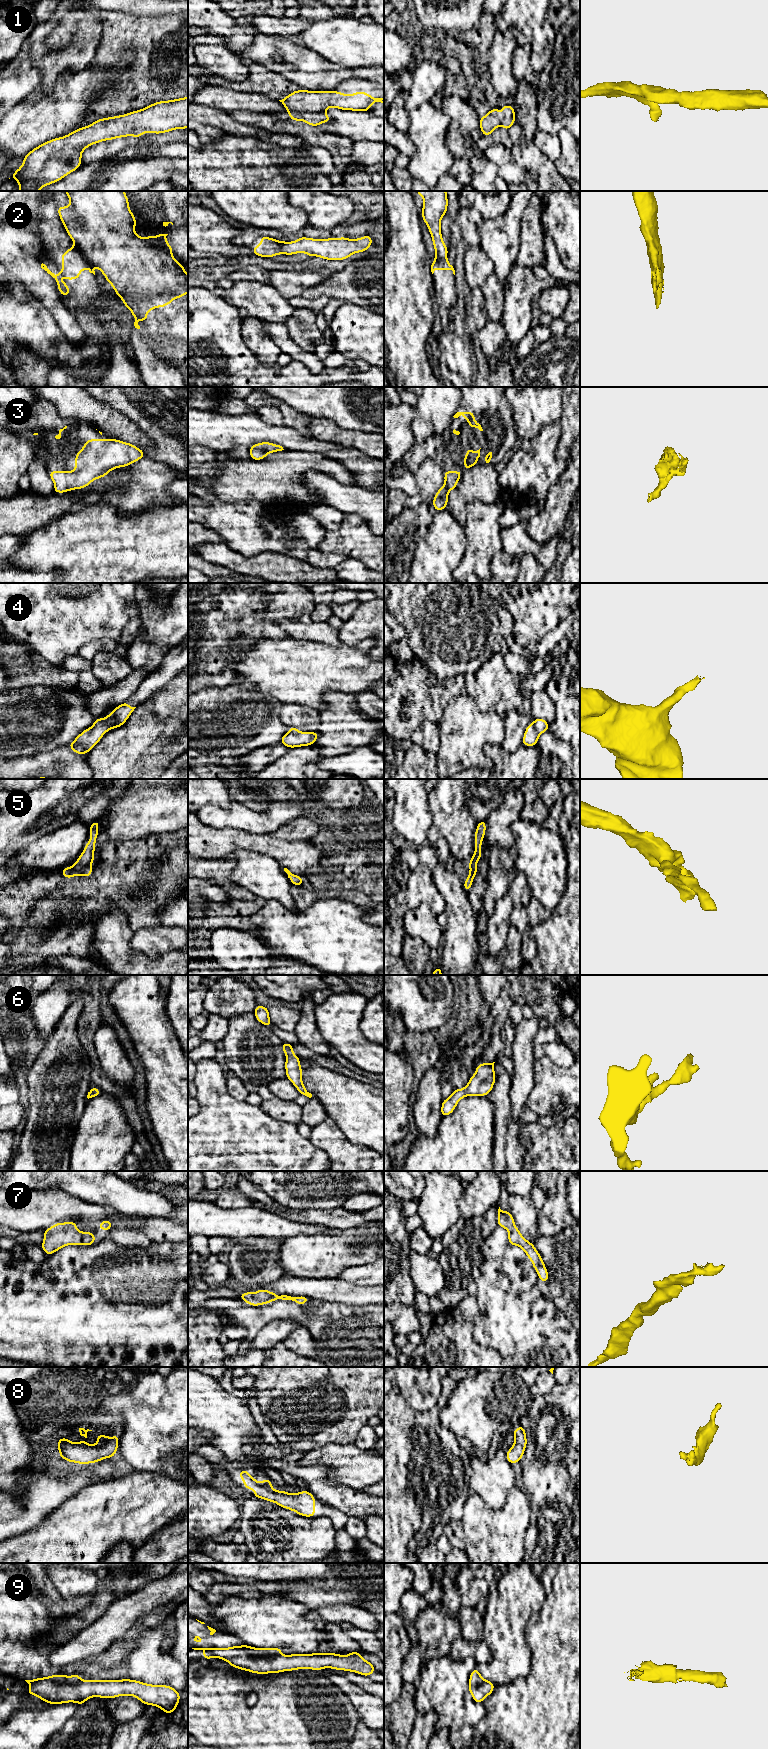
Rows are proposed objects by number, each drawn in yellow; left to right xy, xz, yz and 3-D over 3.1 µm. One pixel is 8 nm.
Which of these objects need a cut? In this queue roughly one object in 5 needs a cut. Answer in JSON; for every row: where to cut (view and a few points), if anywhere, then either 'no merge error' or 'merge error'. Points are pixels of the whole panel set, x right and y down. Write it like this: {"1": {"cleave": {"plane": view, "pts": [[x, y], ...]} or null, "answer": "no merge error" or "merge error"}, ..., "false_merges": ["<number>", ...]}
{"1": {"cleave": null, "answer": "no merge error"}, "2": {"cleave": {"plane": "xy", "pts": [[75, 243], [91, 266]]}, "answer": "merge error"}, "3": {"cleave": null, "answer": "no merge error"}, "4": {"cleave": null, "answer": "no merge error"}, "5": {"cleave": null, "answer": "no merge error"}, "6": {"cleave": null, "answer": "no merge error"}, "7": {"cleave": null, "answer": "no merge error"}, "8": {"cleave": null, "answer": "no merge error"}, "9": {"cleave": null, "answer": "no merge error"}, "false_merges": ["2"]}

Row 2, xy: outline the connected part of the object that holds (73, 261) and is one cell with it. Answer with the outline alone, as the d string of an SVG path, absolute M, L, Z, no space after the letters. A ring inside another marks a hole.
M76 244L73 247L69 248L63 255L59 254L59 256L62 258L63 268L57 275L52 273L43 263L41 264L41 268L54 278L54 280L58 284L58 291L65 298L67 298L71 290L66 283L59 279L61 275L68 280L74 280L80 277L81 271L84 269L88 269L89 272L93 273L94 275L95 271L90 263L85 259Z

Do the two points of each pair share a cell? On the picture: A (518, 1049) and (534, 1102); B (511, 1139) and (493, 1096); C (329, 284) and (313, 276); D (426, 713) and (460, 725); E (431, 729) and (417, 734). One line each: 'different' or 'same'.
A: different
B: same
C: different
D: different
E: same

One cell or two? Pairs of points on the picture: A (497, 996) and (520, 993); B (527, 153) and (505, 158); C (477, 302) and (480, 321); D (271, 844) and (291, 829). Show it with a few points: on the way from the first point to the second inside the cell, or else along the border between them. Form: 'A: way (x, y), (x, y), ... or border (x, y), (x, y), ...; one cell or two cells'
A: border (507, 985), (507, 991), (514, 1002); two cells
B: border (503, 142), (513, 159), (525, 171); two cells
C: way (477, 307), (480, 316); one cell
D: border (270, 834), (287, 840), (302, 839); two cells

